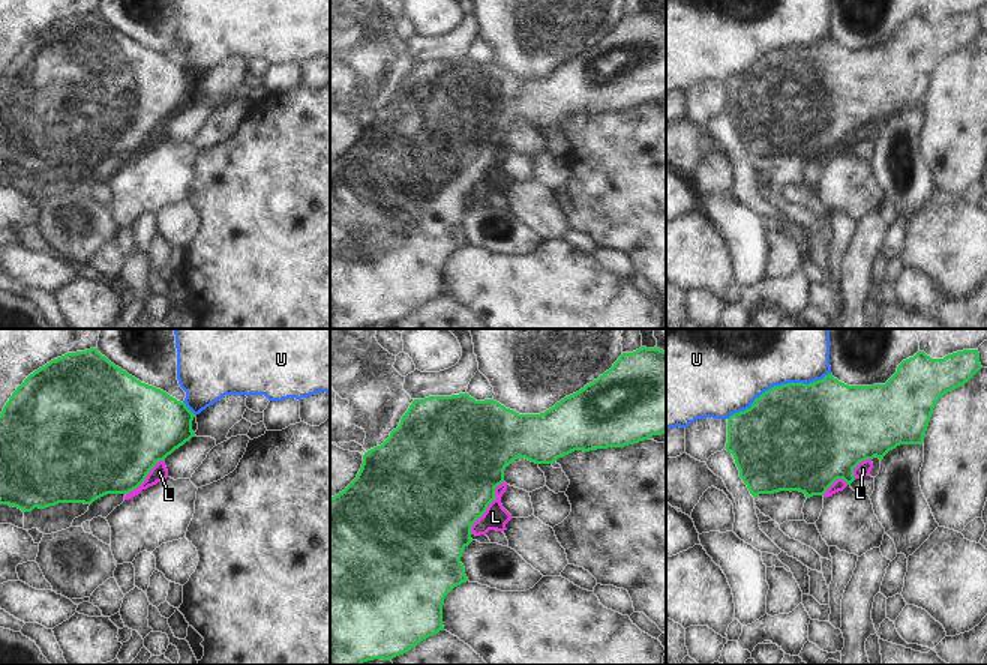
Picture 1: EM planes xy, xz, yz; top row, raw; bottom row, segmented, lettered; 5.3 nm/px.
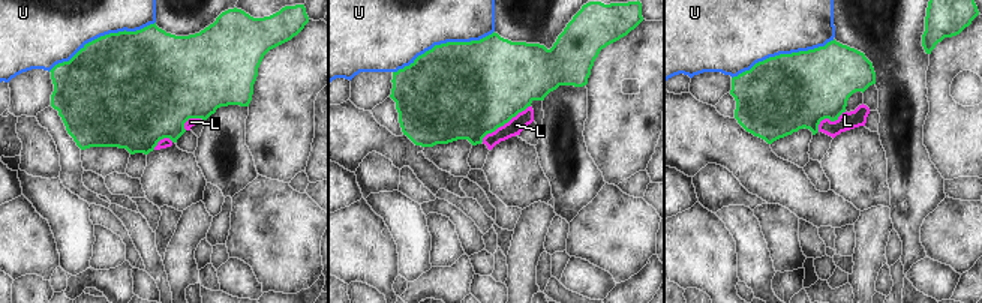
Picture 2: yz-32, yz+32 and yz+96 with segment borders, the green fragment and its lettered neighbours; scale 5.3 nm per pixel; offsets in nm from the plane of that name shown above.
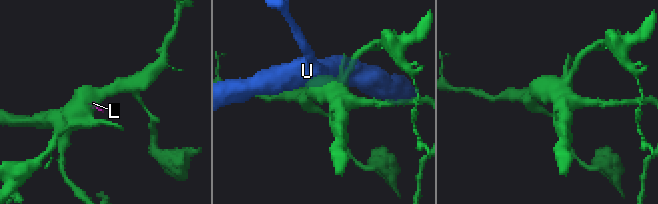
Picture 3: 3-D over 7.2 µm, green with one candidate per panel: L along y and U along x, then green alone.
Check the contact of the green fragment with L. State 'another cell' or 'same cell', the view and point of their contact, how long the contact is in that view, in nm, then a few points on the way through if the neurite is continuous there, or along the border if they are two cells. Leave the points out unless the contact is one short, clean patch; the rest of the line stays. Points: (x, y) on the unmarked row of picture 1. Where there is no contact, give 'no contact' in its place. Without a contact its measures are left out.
same cell | xz (486, 171) | 340 nm | across xz (447, 146), (474, 171), (486, 171), (495, 180)

